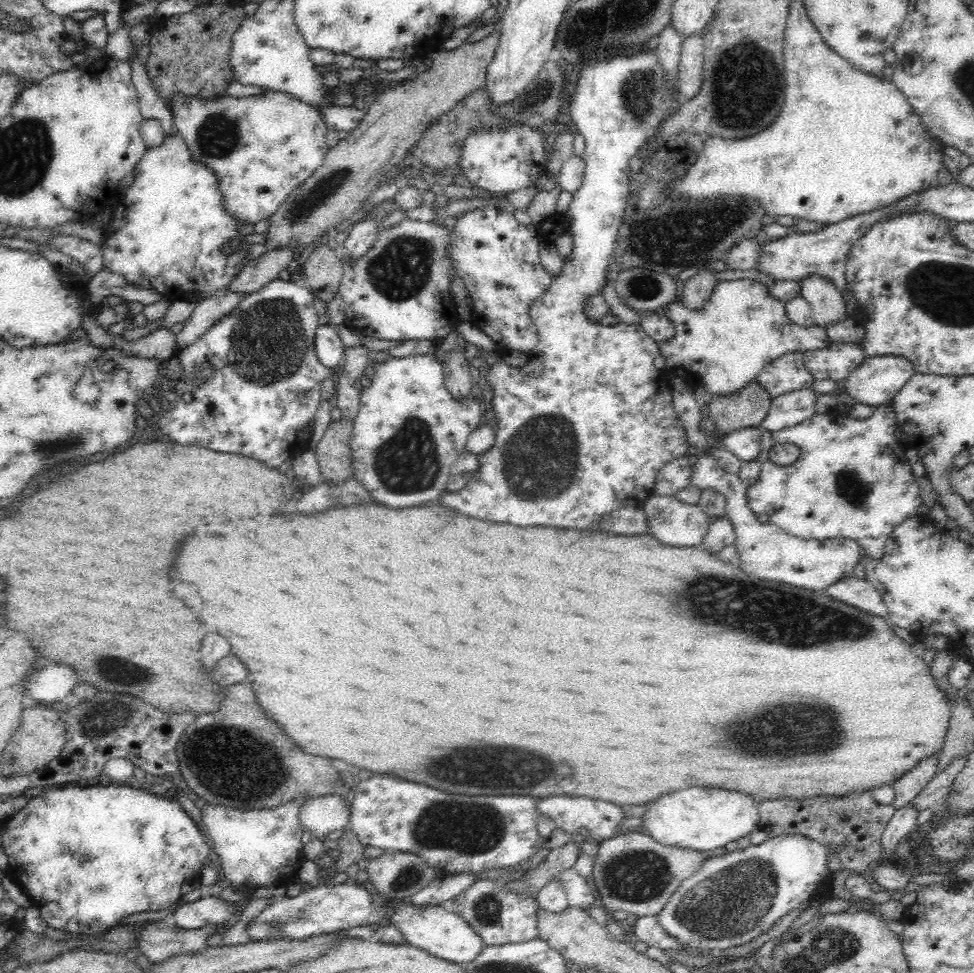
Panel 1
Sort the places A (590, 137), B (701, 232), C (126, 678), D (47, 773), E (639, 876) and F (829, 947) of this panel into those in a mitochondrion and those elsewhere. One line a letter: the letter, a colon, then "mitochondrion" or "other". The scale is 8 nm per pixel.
A: other
B: mitochondrion
C: mitochondrion
D: other
E: mitochondrion
F: mitochondrion

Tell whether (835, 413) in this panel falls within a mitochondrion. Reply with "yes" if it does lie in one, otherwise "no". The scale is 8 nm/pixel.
no

